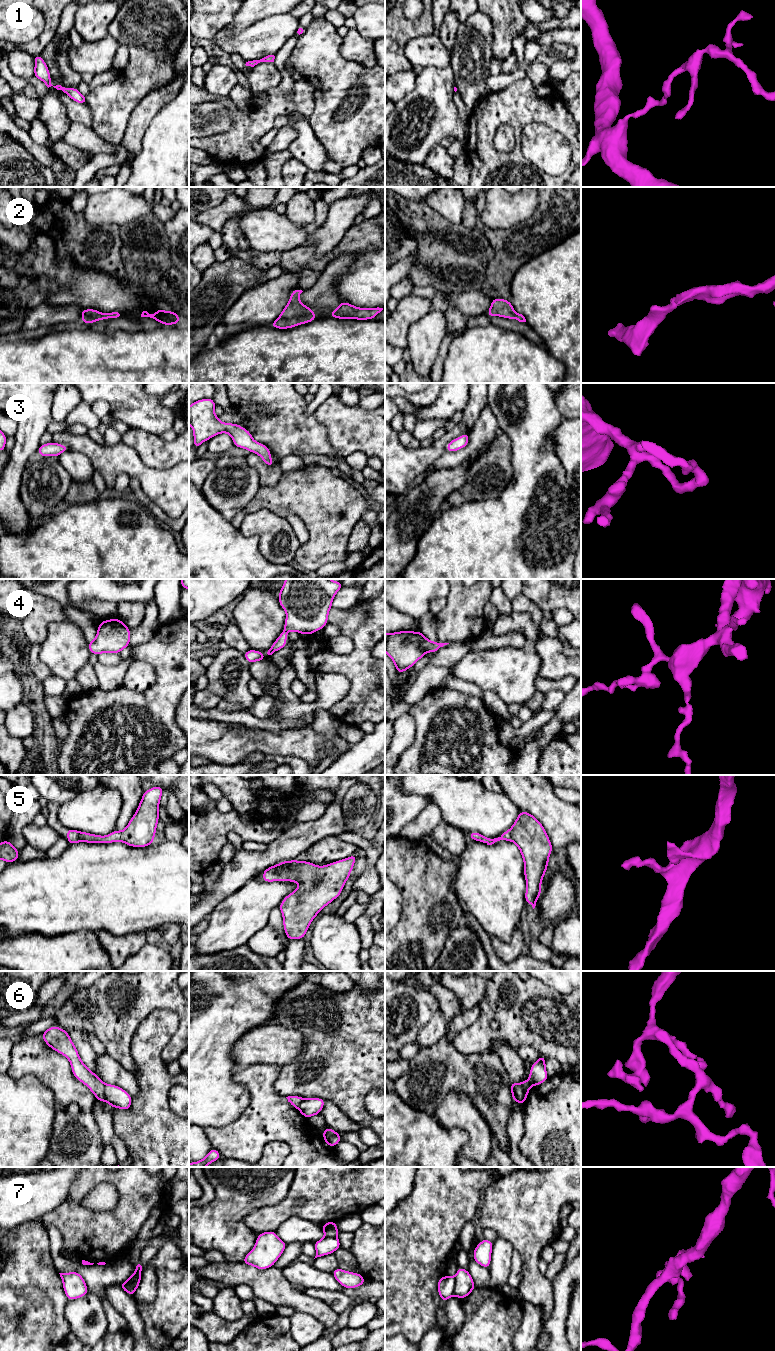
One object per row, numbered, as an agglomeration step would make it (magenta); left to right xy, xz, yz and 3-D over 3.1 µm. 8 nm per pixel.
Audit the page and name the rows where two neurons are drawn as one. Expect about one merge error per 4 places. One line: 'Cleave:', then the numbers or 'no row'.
Cleave: 6, 7

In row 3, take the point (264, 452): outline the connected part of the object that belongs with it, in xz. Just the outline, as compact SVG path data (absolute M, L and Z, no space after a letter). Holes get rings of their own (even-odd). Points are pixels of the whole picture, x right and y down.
M212 398L200 399L189 406L189 425L193 429L193 447L198 448L204 441L220 434L227 433L231 436L234 446L256 453L264 463L272 467L270 449L265 444L260 444L252 438L252 434L240 424L221 422L214 410L216 403Z

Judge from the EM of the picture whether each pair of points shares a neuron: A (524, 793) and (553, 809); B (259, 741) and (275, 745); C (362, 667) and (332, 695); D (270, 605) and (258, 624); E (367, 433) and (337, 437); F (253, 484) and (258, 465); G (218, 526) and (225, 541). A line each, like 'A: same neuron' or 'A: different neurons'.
A: same neuron
B: same neuron
C: different neurons
D: same neuron
E: same neuron
F: different neurons
G: same neuron

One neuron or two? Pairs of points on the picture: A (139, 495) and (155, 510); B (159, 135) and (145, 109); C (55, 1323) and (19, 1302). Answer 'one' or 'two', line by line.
A: one
B: two
C: one

